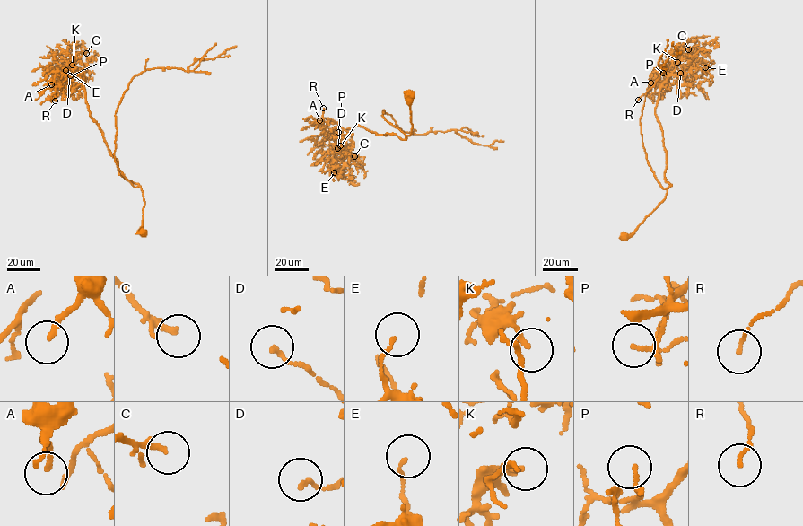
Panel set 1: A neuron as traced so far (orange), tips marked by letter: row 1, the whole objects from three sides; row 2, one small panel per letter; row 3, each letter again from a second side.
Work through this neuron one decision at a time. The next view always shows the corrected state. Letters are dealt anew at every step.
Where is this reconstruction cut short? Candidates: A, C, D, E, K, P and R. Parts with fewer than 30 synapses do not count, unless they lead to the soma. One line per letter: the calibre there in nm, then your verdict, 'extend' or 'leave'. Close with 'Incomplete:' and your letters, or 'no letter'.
A: 180 nm thick; extend
C: 190 nm thick; extend
D: 140 nm thick; leave
E: 100 nm thick; leave
K: 170 nm thick; leave
P: 150 nm thick; leave
R: 120 nm thick; leave
Incomplete: A, C

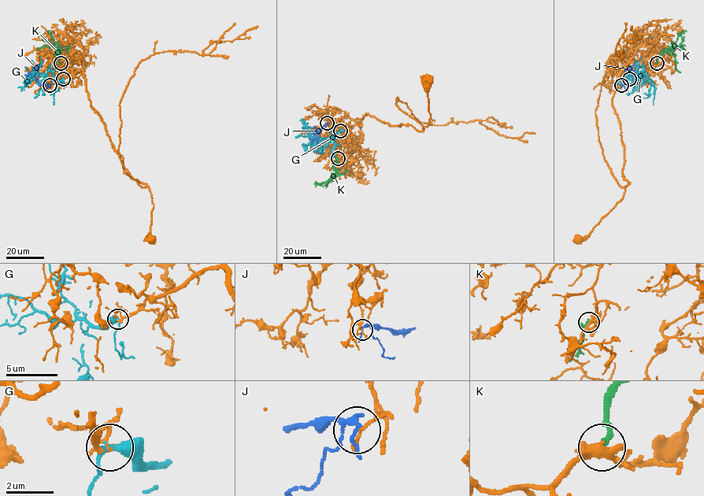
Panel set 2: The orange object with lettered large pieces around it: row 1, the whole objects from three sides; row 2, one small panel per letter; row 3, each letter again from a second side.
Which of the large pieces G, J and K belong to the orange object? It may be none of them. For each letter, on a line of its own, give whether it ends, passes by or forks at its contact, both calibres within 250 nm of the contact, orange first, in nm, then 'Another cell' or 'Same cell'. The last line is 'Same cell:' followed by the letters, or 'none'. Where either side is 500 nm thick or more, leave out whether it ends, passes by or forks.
G: It passes by. Thickness 190 nm (orange) against 280 nm. Same cell
J: It passes by. Thickness 110 nm (orange) against 170 nm. Another cell
K: It ends there. Thickness 460 nm (orange) against 280 nm. Another cell
Same cell: G

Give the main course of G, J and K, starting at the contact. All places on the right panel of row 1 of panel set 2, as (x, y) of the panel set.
G: (629, 79), (636, 79), (642, 74), (631, 72), (620, 83), (619, 79)
J: (621, 85), (631, 85), (637, 79), (635, 64)
K: (657, 64), (657, 59), (666, 49), (672, 51), (679, 45), (683, 32)

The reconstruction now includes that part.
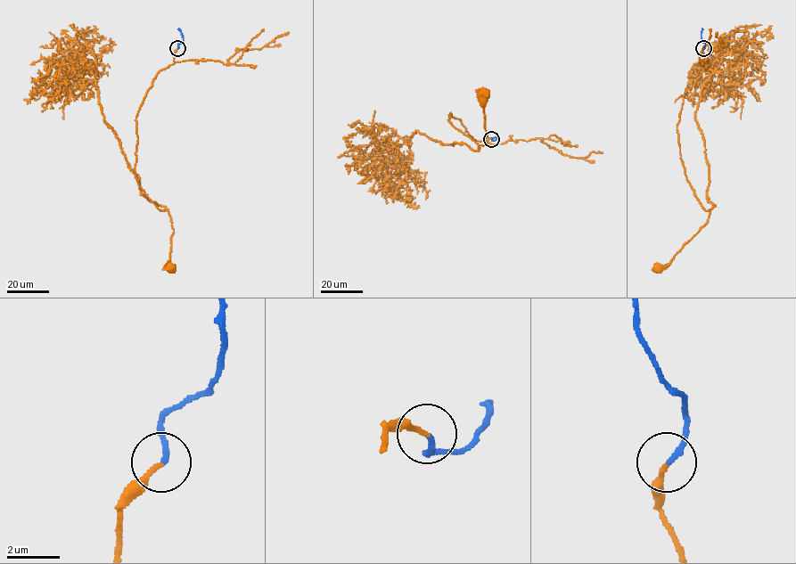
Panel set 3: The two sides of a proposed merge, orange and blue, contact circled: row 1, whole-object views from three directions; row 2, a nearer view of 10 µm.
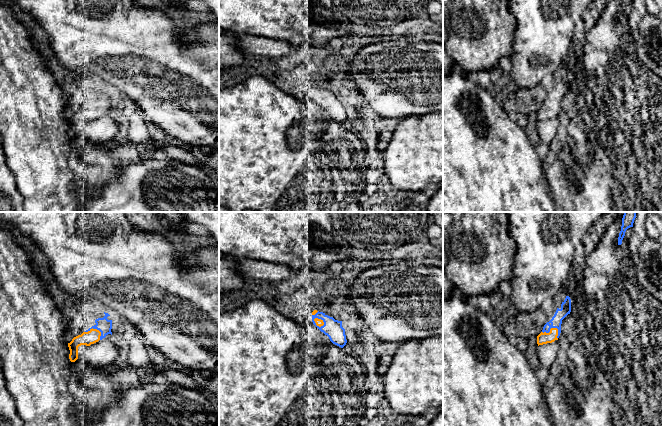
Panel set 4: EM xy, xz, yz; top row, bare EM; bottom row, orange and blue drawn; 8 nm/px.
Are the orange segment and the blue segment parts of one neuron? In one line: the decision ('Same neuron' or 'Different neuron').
Same neuron

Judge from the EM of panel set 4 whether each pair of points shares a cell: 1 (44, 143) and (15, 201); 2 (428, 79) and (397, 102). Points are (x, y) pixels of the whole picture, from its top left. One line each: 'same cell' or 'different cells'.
1: different cells
2: same cell

